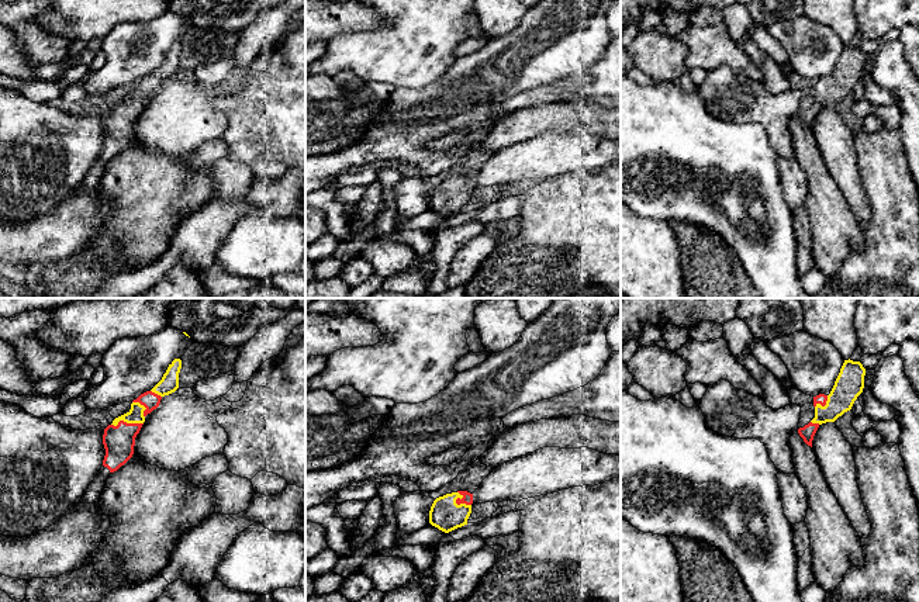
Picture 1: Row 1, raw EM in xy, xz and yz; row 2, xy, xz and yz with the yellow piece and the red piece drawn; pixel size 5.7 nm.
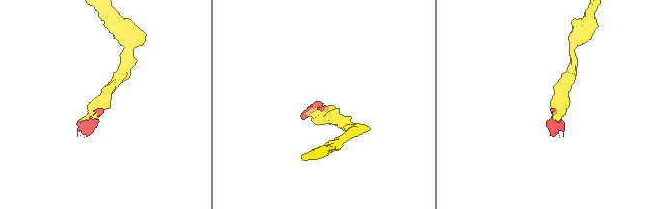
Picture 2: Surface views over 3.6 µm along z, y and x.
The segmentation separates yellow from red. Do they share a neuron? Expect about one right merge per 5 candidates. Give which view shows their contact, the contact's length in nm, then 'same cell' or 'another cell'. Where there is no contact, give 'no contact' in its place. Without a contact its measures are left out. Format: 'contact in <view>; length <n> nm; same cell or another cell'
contact in xy; length 180 nm; same cell

